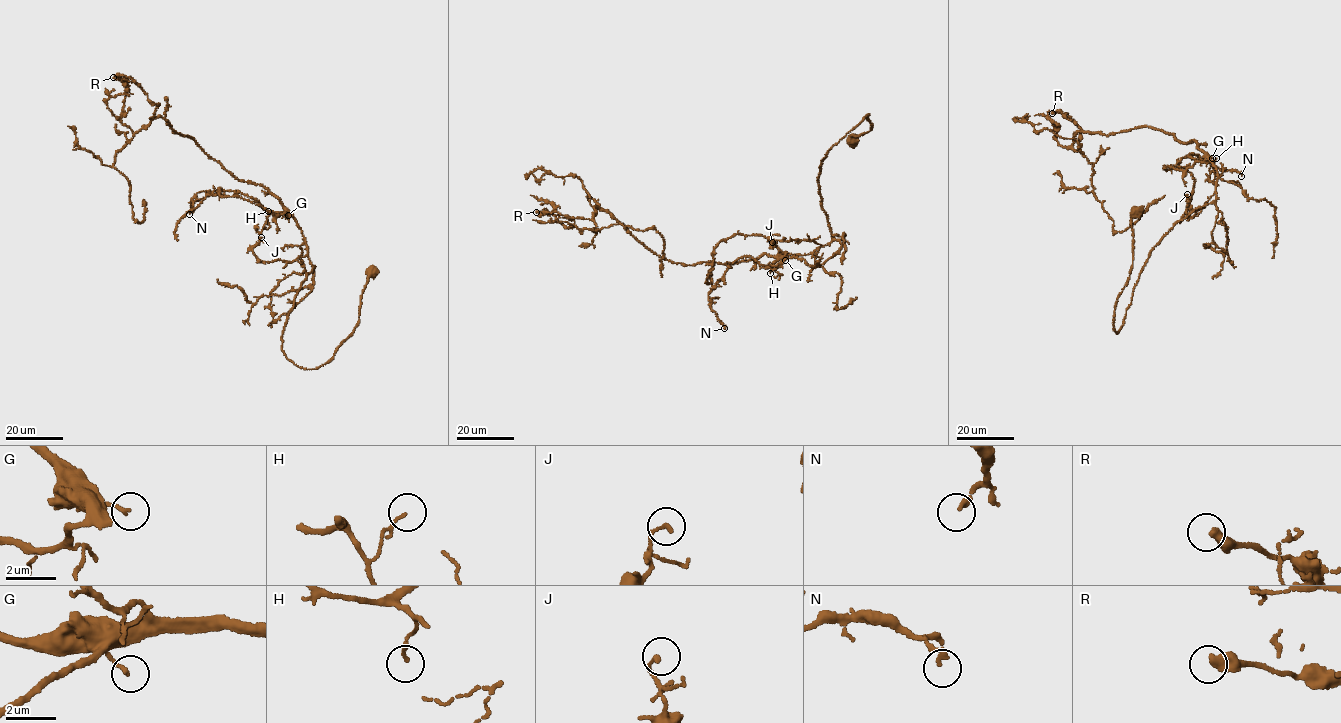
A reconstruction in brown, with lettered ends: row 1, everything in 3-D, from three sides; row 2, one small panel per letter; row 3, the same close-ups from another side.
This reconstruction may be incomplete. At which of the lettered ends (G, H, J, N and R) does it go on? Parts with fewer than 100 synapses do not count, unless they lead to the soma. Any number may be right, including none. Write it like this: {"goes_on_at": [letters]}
{"goes_on_at": []}

